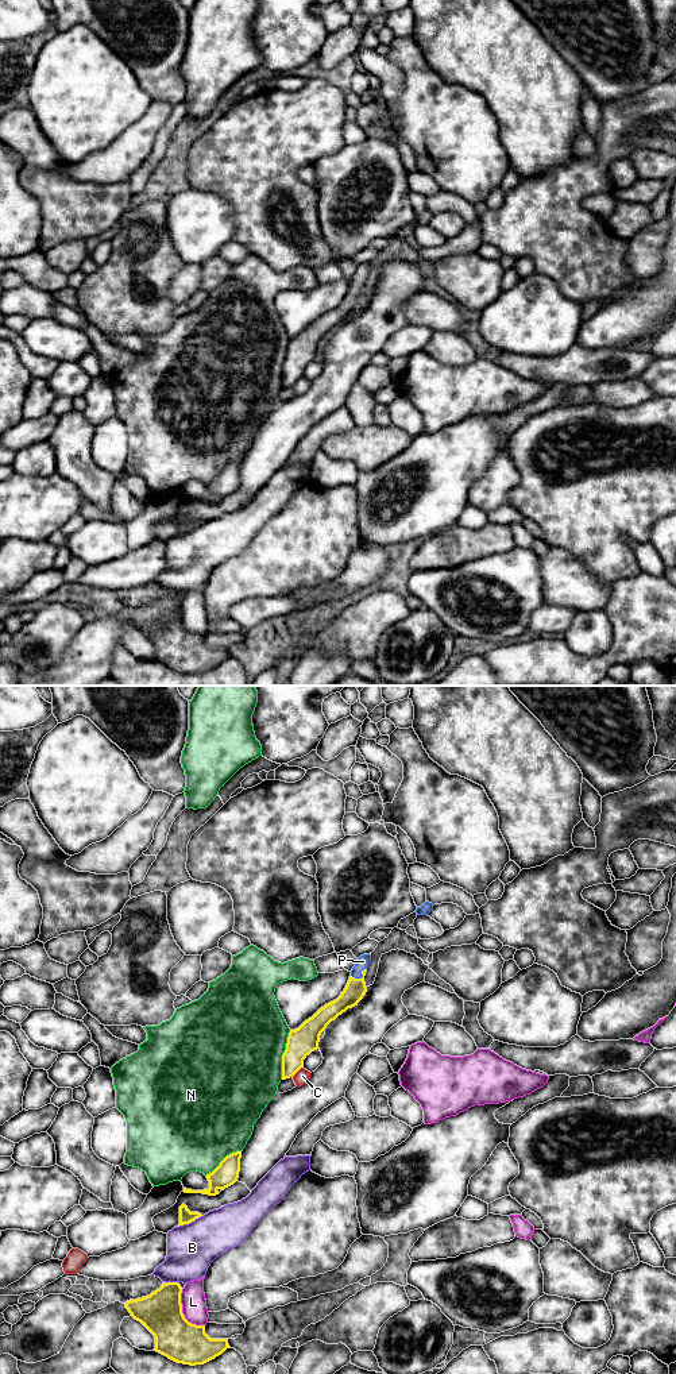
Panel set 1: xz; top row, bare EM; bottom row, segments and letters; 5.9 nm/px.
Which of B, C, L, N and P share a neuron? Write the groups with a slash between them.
B / C / L / N / P

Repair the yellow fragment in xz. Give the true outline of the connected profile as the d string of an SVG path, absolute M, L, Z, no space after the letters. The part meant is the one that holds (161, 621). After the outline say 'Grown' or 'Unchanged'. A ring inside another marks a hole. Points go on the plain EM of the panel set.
M167 591L150 605L127 610L125 617L135 629L140 630L154 644L154 660L177 672L204 674L229 657L228 648L210 648L205 642L205 634L189 632L182 622L181 602L182 597L178 591Z. Unchanged

